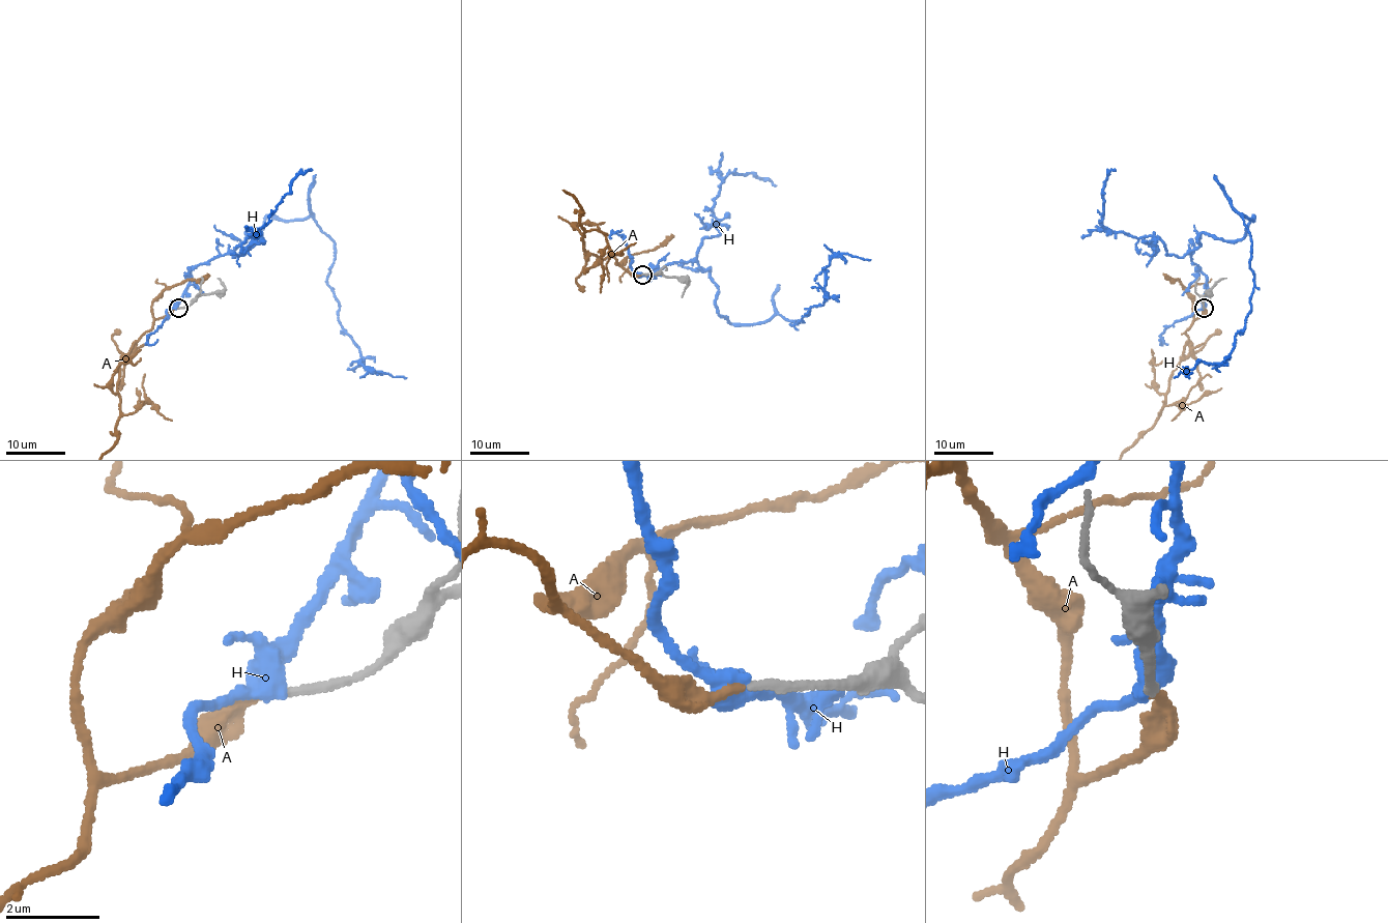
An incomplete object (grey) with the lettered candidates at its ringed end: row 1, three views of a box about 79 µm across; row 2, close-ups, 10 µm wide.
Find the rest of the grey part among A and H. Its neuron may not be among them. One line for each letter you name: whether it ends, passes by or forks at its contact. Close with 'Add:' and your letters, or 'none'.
A: it ends
Add: A

